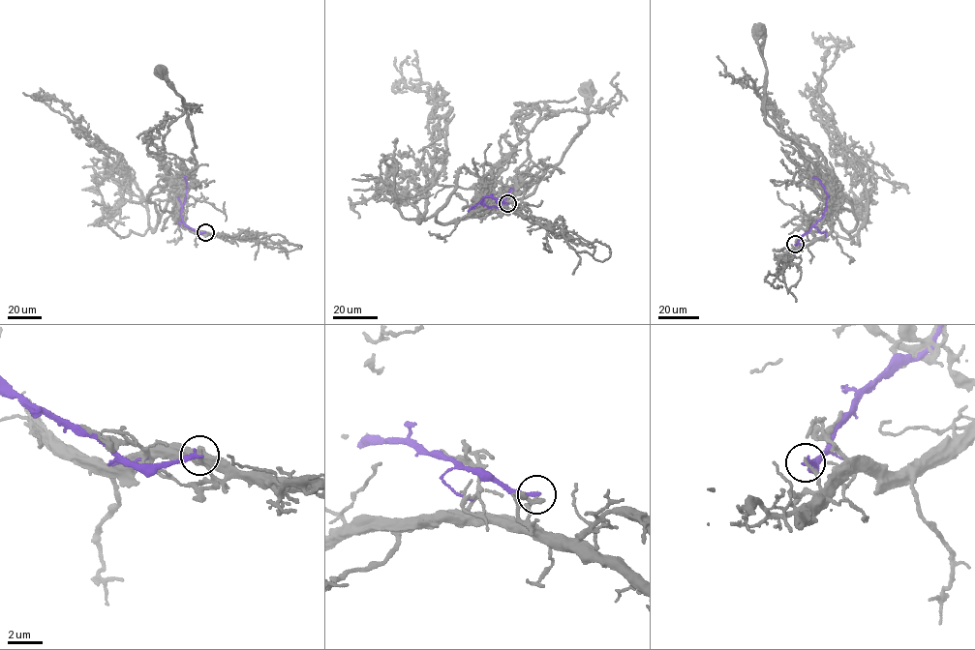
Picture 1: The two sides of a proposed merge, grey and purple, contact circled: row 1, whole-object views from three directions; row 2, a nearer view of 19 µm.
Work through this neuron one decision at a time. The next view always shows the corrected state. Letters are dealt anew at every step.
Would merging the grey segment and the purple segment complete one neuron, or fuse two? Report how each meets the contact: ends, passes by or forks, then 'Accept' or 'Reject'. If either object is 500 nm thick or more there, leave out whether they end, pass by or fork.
At the ring grey ends. At the ring purple ends. Reject

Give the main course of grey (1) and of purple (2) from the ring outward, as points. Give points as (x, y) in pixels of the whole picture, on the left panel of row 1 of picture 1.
1: (205, 232), (191, 232), (180, 223), (179, 205), (197, 146), (183, 98), (160, 72)
2: (205, 232), (197, 232), (186, 225), (182, 219), (186, 177)

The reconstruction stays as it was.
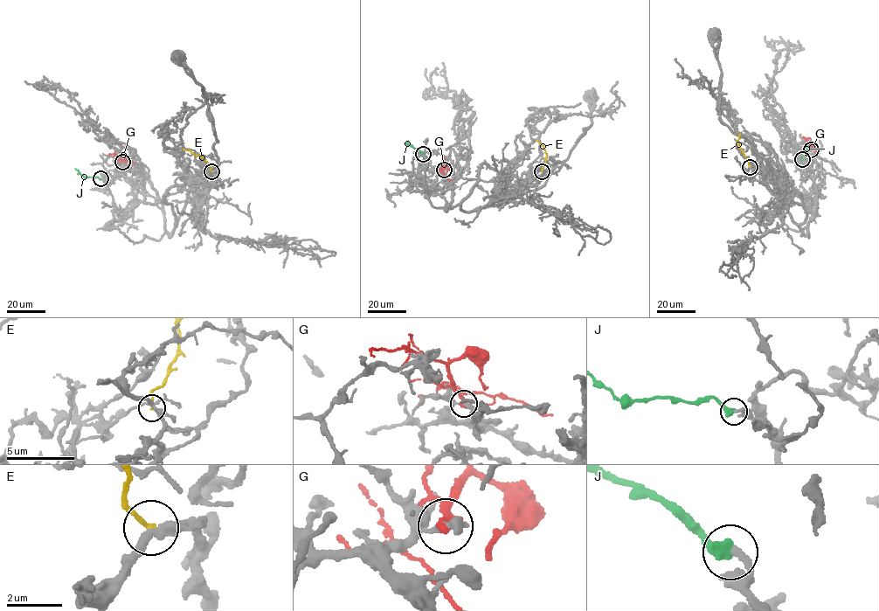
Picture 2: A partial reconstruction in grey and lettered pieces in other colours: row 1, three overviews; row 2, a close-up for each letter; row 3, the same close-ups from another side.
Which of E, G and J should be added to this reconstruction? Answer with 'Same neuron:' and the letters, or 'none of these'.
Same neuron: J

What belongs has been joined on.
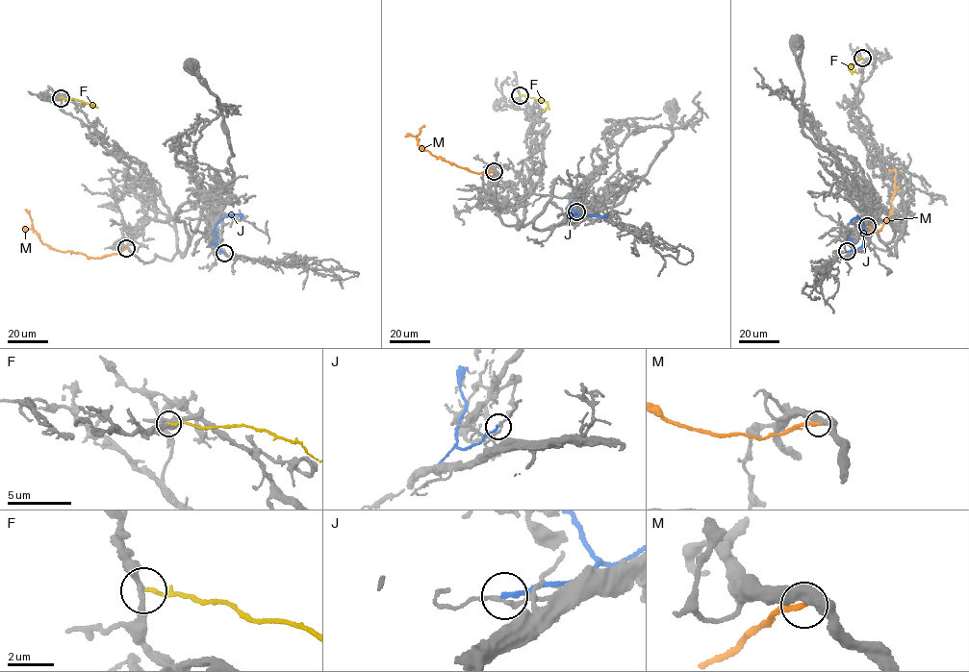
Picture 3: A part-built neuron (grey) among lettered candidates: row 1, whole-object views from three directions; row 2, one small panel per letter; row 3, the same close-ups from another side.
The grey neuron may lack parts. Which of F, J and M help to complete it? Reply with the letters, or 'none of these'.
none of these

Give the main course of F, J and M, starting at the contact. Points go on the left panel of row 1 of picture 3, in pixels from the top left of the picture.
F: (61, 98), (74, 98), (91, 107)
J: (224, 254), (218, 249), (215, 229), (228, 215), (242, 214), (241, 219)
M: (126, 248), (100, 258), (53, 249), (39, 240), (26, 211), (29, 212)

